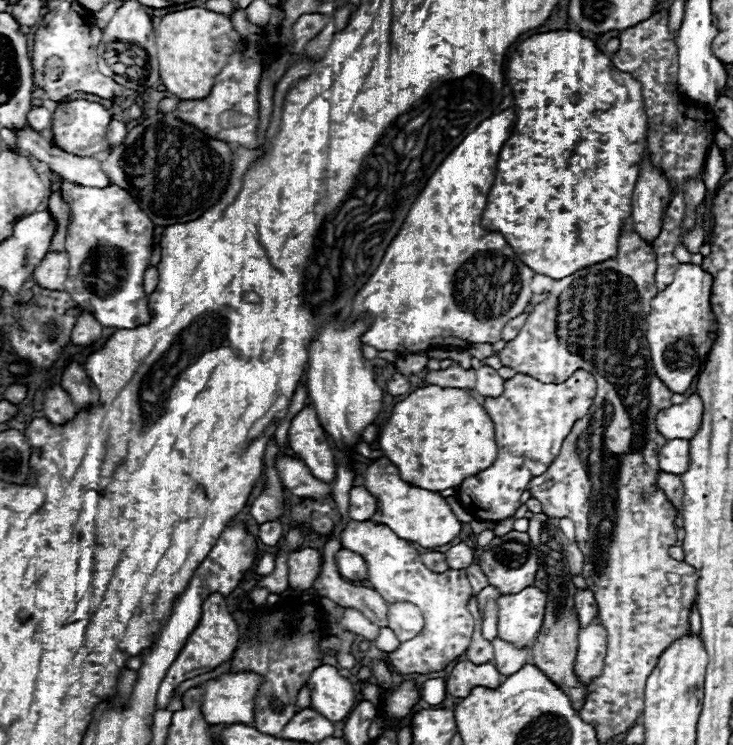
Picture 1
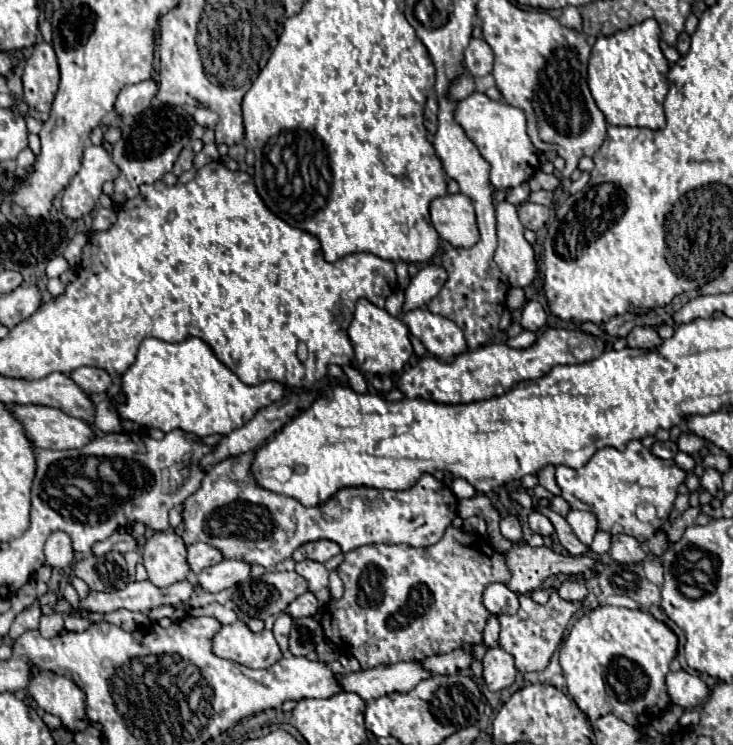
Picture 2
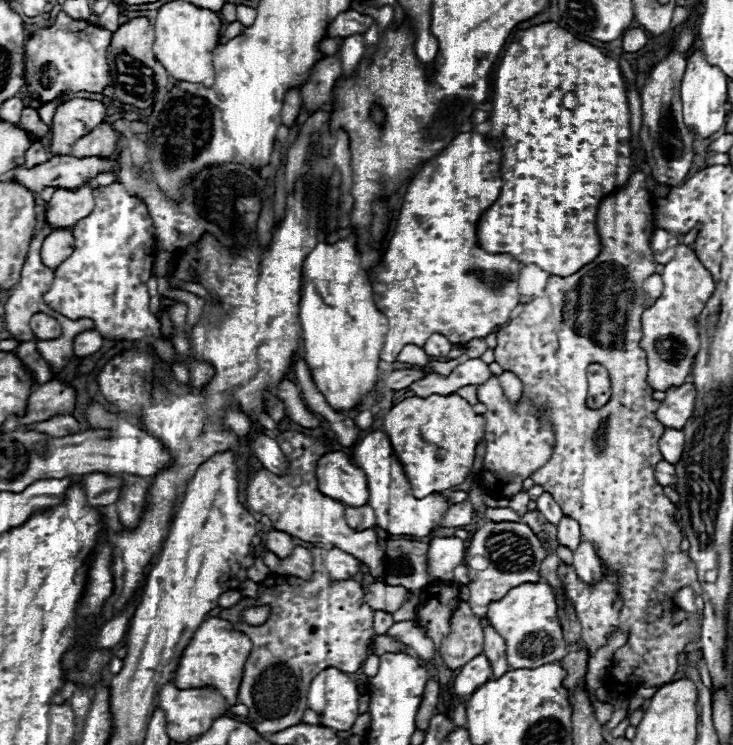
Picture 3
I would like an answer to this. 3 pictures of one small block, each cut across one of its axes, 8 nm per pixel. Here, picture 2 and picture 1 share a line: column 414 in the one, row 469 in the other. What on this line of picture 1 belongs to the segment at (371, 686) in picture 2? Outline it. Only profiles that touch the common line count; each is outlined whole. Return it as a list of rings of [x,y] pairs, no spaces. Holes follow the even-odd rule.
[[[682,438],[668,440],[662,446],[662,452],[660,452],[660,468],[662,468],[662,472],[670,472],[670,474],[686,472],[688,464],[690,464],[688,448],[690,448],[688,440],[682,440]]]

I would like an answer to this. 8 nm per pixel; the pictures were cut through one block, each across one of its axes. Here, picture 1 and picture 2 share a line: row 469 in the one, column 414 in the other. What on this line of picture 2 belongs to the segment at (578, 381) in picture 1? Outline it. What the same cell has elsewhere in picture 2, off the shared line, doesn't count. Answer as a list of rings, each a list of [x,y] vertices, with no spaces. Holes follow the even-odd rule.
[[[250,454],[226,458],[224,462],[206,470],[202,486],[194,492],[182,510],[182,522],[176,534],[186,542],[206,542],[222,550],[224,558],[260,564],[264,568],[276,566],[292,552],[316,540],[336,542],[342,552],[364,544],[406,544],[414,548],[428,548],[442,540],[442,534],[458,514],[458,500],[450,488],[424,474],[418,484],[406,492],[376,490],[376,488],[342,488],[328,502],[306,508],[294,498],[268,492],[254,484],[250,474]]]

